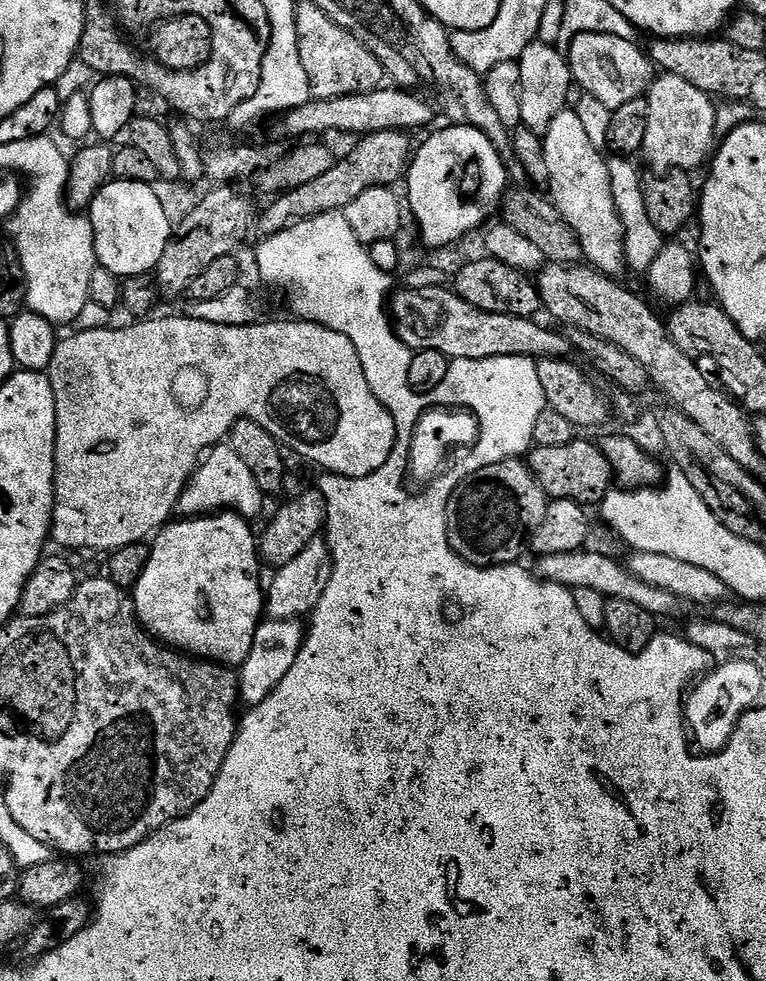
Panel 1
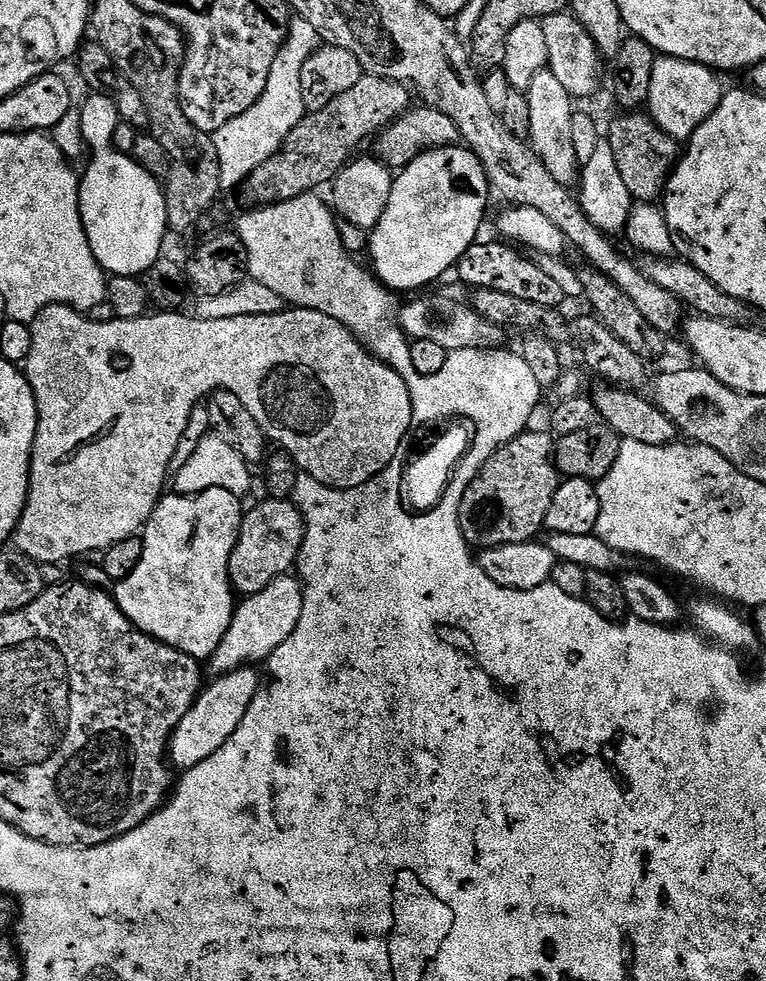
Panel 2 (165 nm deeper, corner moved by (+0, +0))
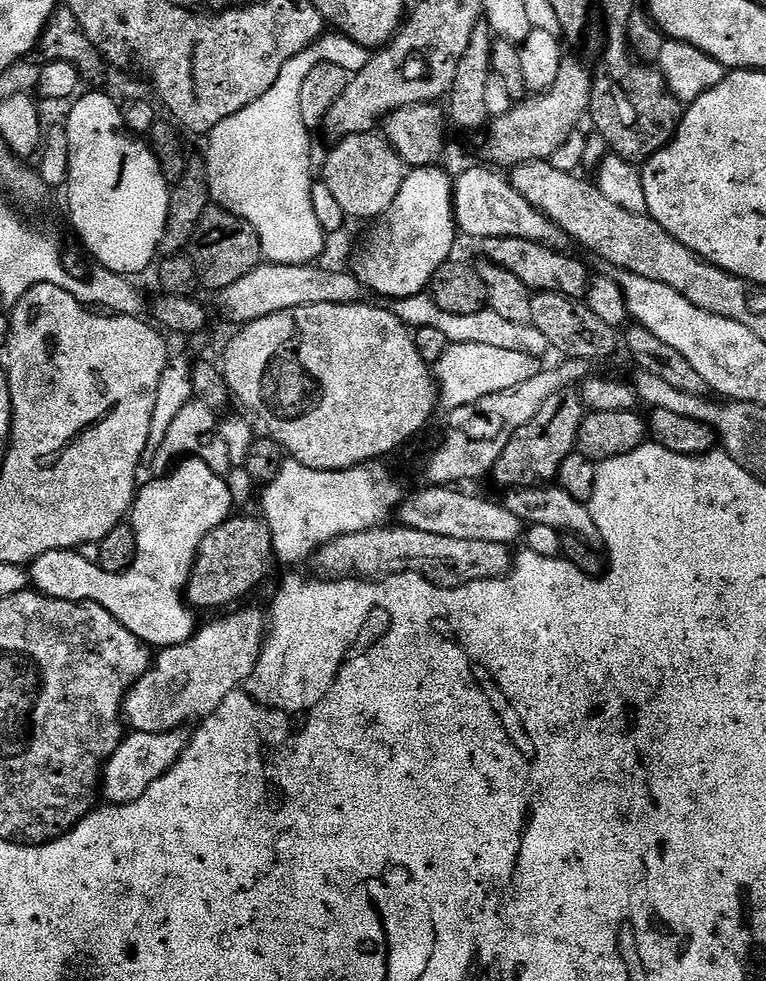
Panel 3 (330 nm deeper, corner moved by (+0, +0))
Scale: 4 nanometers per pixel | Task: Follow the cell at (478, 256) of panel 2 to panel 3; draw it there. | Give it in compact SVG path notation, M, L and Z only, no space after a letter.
M495 236L483 241L483 259L494 266L502 266L502 270L510 270L521 282L532 289L533 293L553 292L563 296L580 298L590 287L590 271L580 260L567 256L567 251L547 248L545 244L530 242L526 238L510 238L509 236Z

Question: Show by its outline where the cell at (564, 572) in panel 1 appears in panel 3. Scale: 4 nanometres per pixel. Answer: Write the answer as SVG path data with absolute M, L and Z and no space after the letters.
M381 526L379 528L371 528L370 530L362 530L354 534L346 534L338 537L337 540L332 540L329 544L321 544L316 549L316 555L311 557L310 564L316 567L315 575L326 580L347 580L349 578L383 578L386 576L397 576L403 572L413 572L422 578L426 578L438 588L457 588L458 586L466 586L470 582L478 582L479 580L499 580L512 568L514 552L507 544L499 544L498 542L465 542L463 538L442 538L442 534L426 534L422 530L414 530L403 526Z

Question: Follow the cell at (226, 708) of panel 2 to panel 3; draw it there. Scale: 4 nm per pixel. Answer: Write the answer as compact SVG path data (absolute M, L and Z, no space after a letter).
M184 730L158 734L129 731L102 769L103 799L105 796L108 799L105 801L115 806L142 798L142 794L146 794L146 790L150 790L150 786L158 782L158 778L162 778L162 774L166 774L176 765L189 739L189 733Z

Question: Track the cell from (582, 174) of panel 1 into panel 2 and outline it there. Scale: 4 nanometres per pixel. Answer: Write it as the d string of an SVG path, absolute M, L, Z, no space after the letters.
M547 70L539 72L534 82L530 82L526 95L530 102L530 130L527 139L532 149L538 154L538 158L542 158L546 170L554 174L559 184L575 185L582 166L574 154L574 137L570 131L574 115L574 97L566 90L566 86L562 86L562 82L558 82L558 78L554 78L554 74Z

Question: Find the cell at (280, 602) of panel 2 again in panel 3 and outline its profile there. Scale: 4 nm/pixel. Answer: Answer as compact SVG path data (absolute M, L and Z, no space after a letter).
M240 606L229 611L224 614L229 614L229 616L224 616L221 620L210 621L205 628L203 625L186 643L163 649L153 659L152 667L142 679L132 685L128 697L124 700L122 716L131 731L149 732L150 734L175 732L188 726L184 724L190 723L191 720L199 722L214 710L218 710L218 706L222 706L226 694L230 694L239 684L243 684L246 678L250 678L260 657L260 649L264 647L266 616L265 613L263 616L256 608L244 607Z

